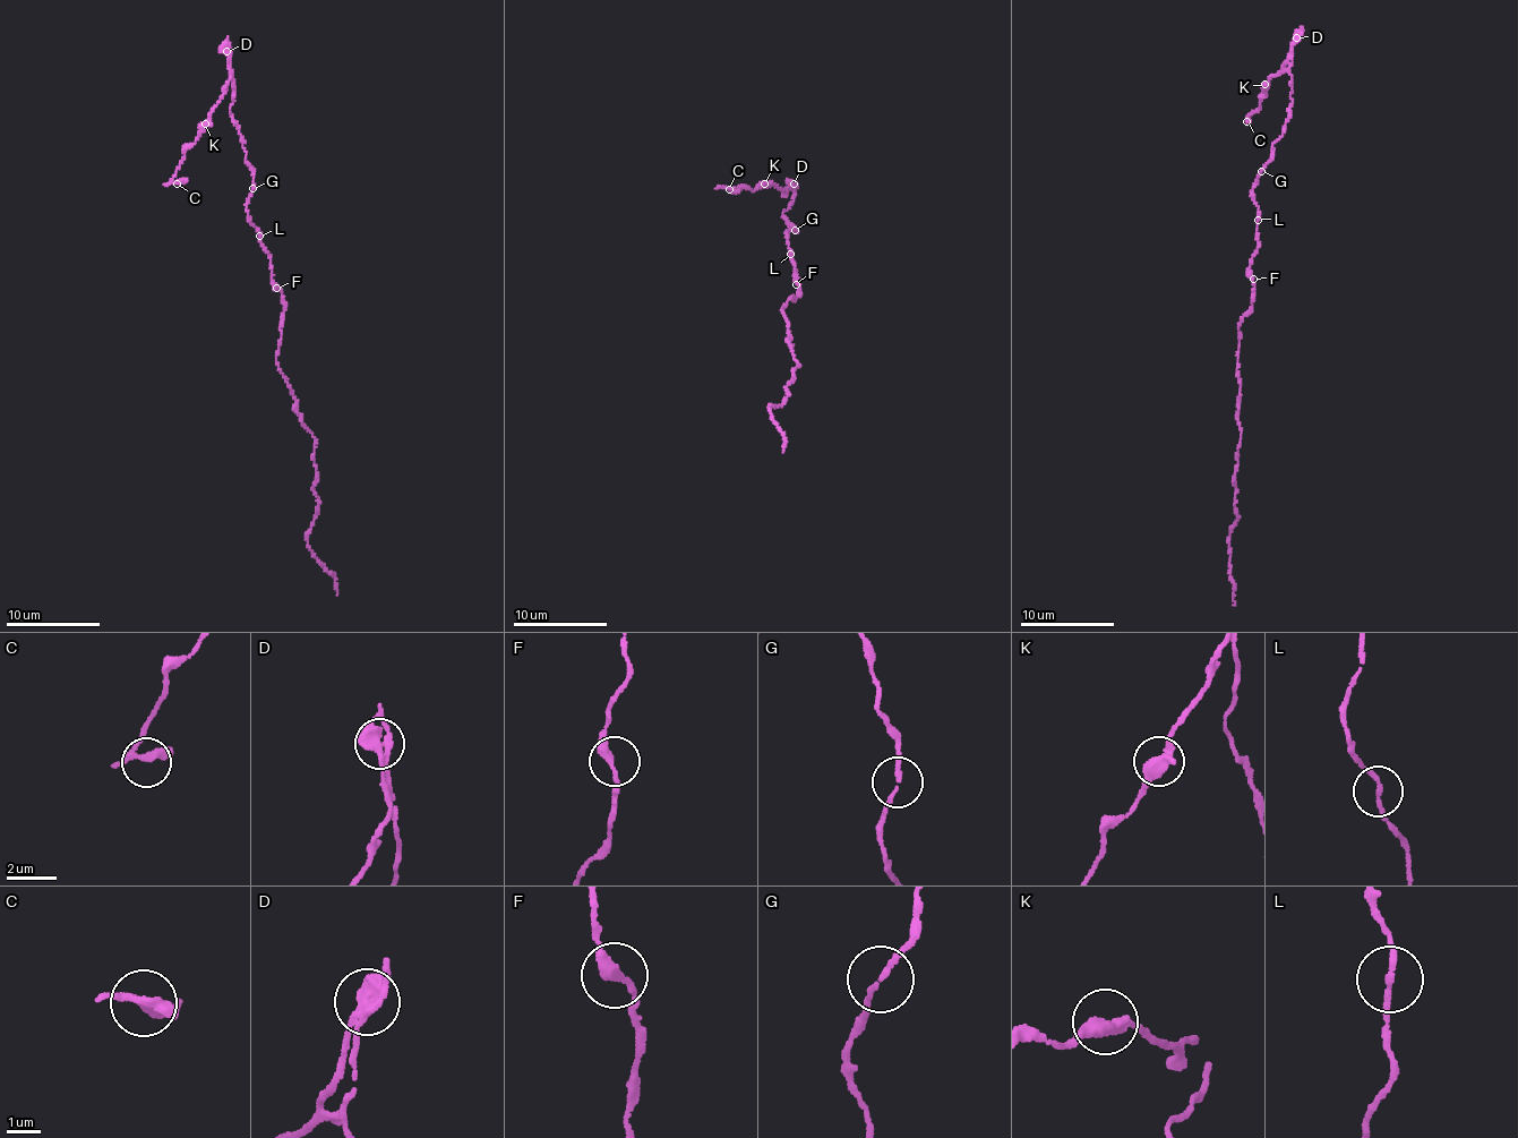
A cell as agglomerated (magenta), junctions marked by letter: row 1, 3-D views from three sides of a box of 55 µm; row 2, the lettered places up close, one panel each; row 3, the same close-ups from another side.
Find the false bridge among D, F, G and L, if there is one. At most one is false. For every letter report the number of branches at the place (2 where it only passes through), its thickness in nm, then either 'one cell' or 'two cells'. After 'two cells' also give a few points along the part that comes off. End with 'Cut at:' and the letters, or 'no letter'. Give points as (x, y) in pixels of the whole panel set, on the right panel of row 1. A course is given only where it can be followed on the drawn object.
D: branches 2; calibre 440 nm; two cells; course (1296, 37), (1288, 62), (1281, 73), (1270, 77), (1266, 94), (1260, 99), (1260, 110), (1250, 117)
F: branches 2; calibre 320 nm; one cell
G: branches 2; calibre 140 nm; one cell
L: branches 2; calibre 140 nm; one cell
Cut at: D

